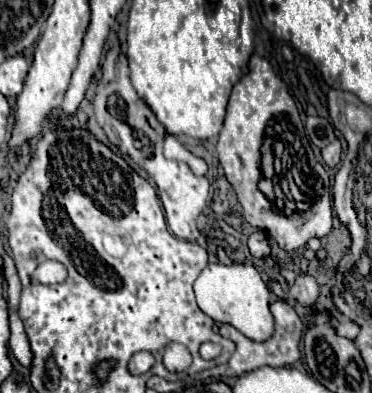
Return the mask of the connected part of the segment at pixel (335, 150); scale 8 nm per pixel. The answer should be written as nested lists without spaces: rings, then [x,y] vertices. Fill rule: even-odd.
[[[338,138],[322,150],[322,158],[324,158],[324,162],[326,162],[330,168],[336,168],[336,166],[338,166],[340,154],[342,154],[342,144],[340,144]]]

